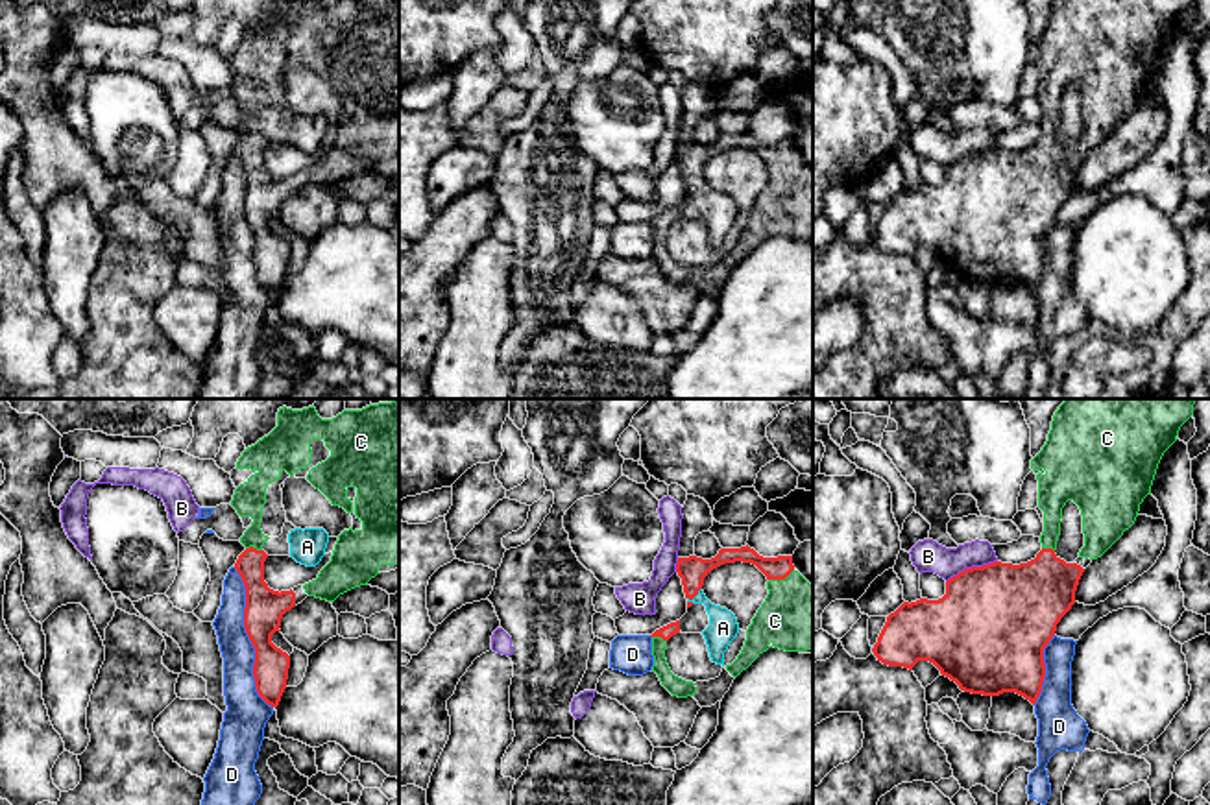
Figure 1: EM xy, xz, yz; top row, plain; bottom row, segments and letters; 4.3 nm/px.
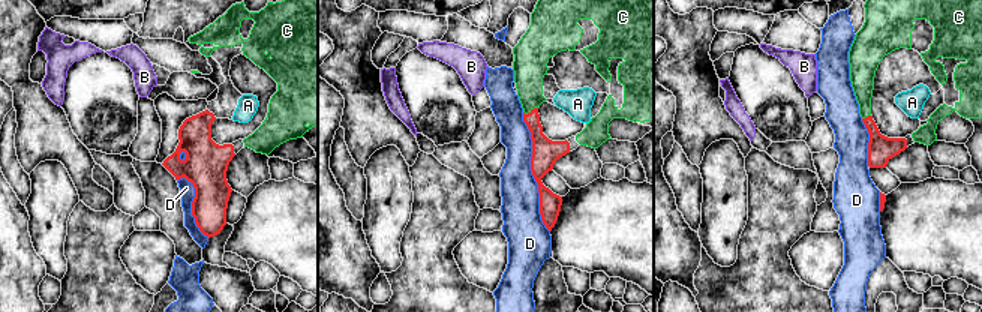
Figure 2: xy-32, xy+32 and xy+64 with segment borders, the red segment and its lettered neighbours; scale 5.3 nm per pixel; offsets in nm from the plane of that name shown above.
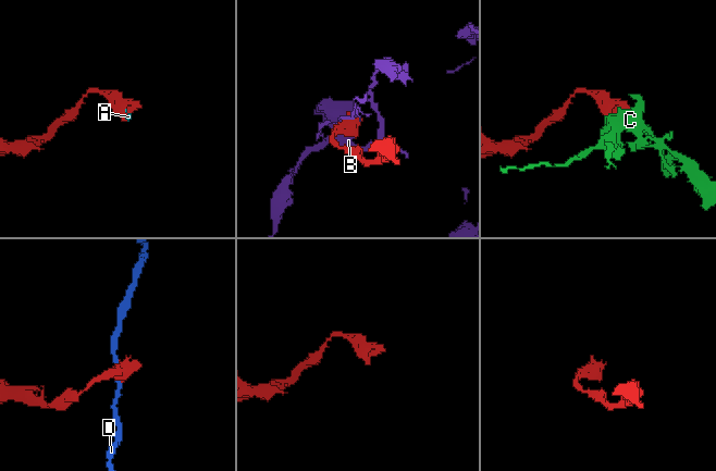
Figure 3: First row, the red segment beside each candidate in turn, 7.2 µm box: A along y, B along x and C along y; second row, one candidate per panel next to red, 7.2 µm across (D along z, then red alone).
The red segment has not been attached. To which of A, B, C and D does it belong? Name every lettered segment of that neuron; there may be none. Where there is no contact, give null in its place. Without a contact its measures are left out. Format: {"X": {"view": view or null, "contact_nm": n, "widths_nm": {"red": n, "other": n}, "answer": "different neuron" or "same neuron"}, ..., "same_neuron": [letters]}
{"A": {"view": "xz", "contact_nm": 90, "widths_nm": {"red": 120, "other": 130}, "answer": "same neuron"}, "B": {"view": "yz", "contact_nm": 240, "widths_nm": {"red": 480, "other": 140}, "answer": "different neuron"}, "C": {"view": "xz", "contact_nm": 120, "widths_nm": {"red": 100, "other": 300}, "answer": "same neuron"}, "D": {"view": "xy", "contact_nm": 650, "widths_nm": {"red": 170, "other": 140}, "answer": "different neuron"}, "same_neuron": ["A", "C"]}

